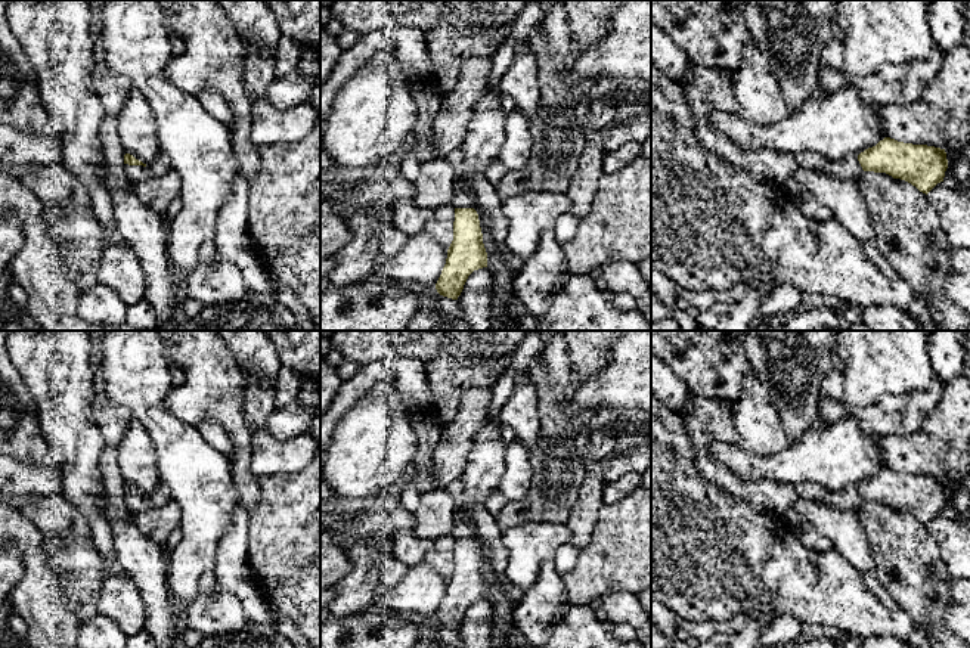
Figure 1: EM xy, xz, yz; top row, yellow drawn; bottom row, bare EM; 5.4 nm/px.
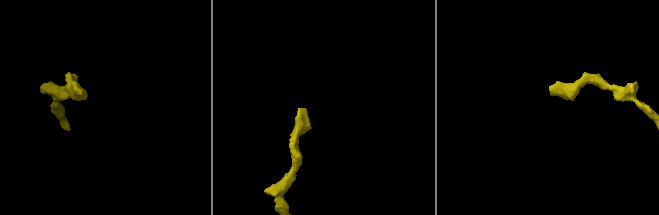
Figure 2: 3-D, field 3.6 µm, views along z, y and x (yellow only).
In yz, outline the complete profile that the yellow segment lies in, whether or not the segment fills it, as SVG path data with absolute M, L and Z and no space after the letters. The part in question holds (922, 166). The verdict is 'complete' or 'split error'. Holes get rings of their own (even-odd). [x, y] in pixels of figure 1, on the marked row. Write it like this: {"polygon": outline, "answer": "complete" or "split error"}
{"polygon": "M884 137L858 156L850 155L842 161L827 159L822 167L815 170L840 180L853 179L856 182L865 171L886 173L893 179L911 183L927 195L943 182L946 168L945 149Z", "answer": "split error"}

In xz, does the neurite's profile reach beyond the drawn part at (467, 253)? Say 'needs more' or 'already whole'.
needs more

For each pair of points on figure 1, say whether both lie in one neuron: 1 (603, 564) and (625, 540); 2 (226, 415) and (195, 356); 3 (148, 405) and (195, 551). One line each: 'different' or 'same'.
1: same
2: same
3: same

